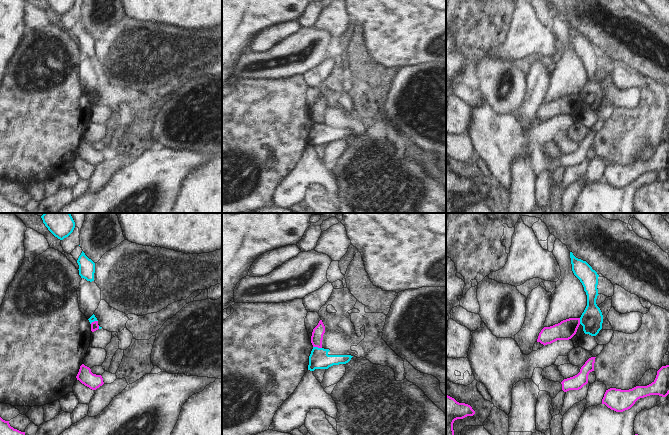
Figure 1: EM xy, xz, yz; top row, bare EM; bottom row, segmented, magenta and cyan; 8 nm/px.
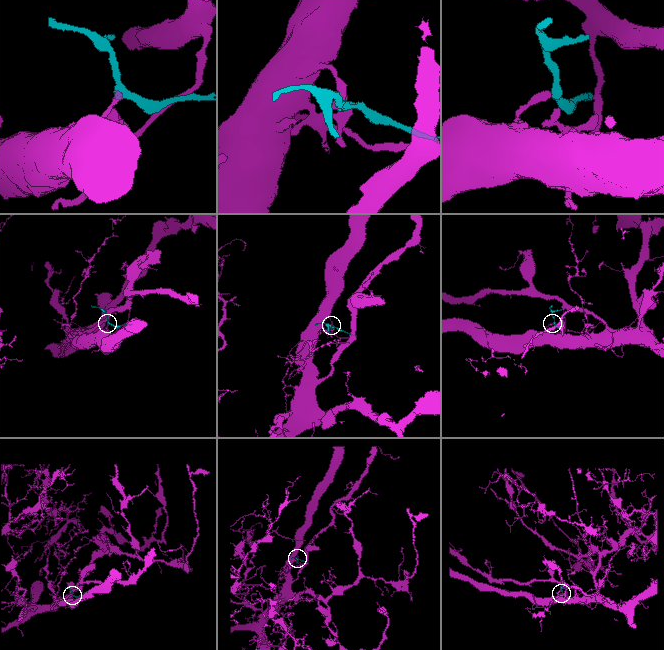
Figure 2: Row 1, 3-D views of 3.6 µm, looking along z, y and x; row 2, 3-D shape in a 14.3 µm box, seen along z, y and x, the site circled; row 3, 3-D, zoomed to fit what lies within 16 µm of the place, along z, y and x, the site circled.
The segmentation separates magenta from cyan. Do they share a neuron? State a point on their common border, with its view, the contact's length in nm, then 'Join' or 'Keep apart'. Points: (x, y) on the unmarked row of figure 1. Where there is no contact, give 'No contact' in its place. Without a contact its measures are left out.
Touches magenta at xz (317, 122). Shared border 70 nm. Keep apart

